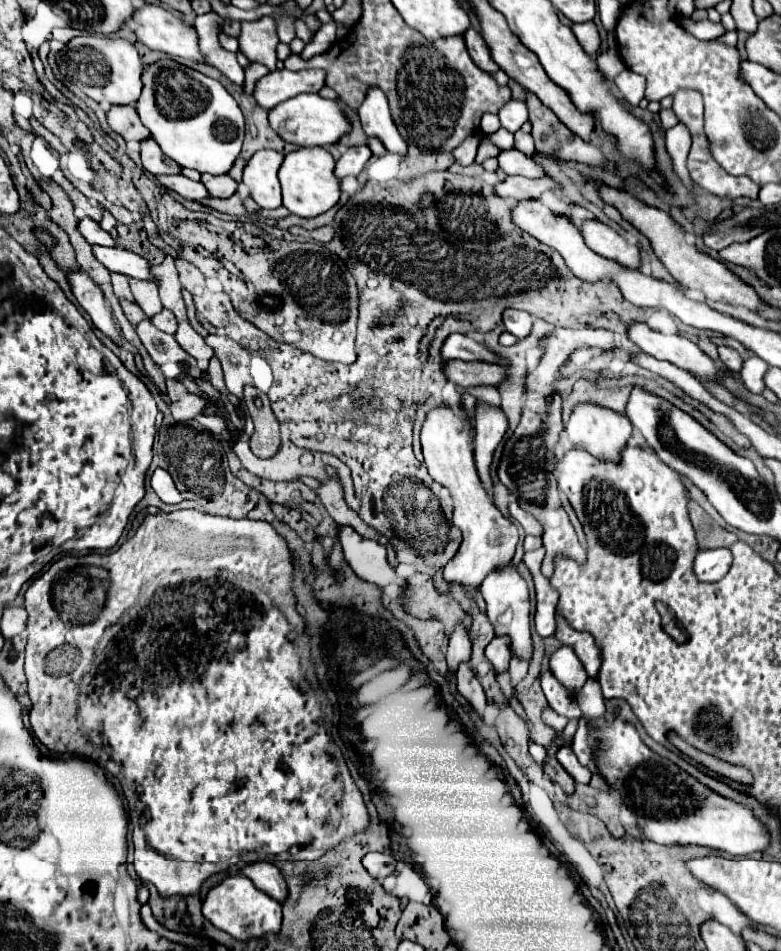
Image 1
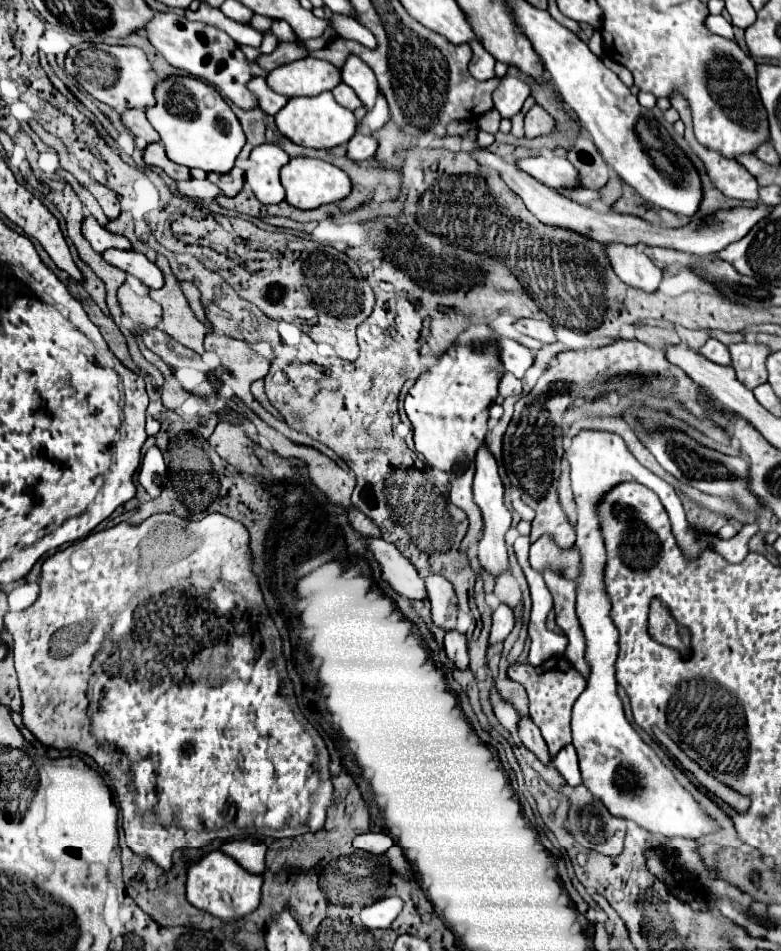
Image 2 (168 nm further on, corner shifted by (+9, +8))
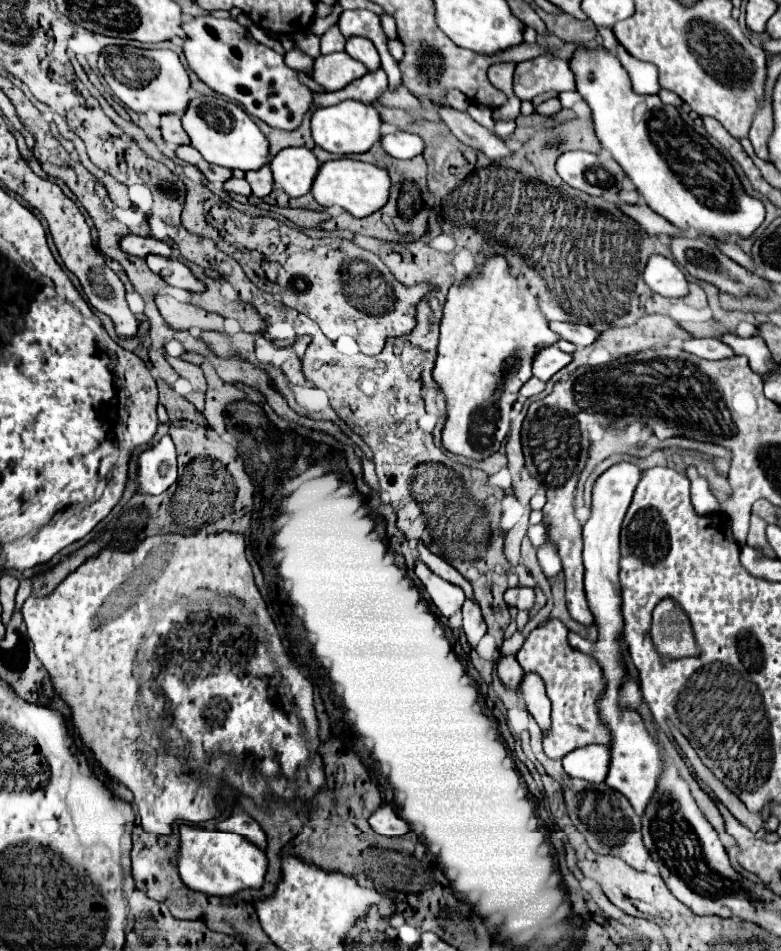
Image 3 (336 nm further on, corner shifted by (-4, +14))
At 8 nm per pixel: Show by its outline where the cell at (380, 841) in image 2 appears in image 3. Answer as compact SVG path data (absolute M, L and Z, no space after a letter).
M380 806L370 816L370 826L382 836L404 836L404 832L408 832L408 824L390 806Z

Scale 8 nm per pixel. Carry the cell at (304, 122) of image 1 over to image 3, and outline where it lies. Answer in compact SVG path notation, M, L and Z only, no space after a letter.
M344 100L340 104L336 104L336 106L316 108L314 114L312 114L314 142L322 150L338 154L338 156L368 152L382 138L380 126L382 126L382 120L380 120L378 110L372 104L364 104L364 102L358 102L358 100Z

